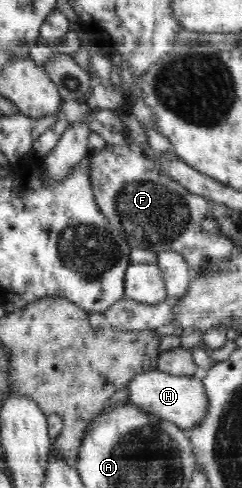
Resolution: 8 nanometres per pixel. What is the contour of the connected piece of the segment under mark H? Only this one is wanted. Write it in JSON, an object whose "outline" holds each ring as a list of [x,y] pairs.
{"outline":[[[156,368],[134,376],[128,384],[129,400],[133,406],[149,414],[176,424],[187,431],[198,425],[208,409],[208,400],[201,374],[194,376],[173,376]]]}

